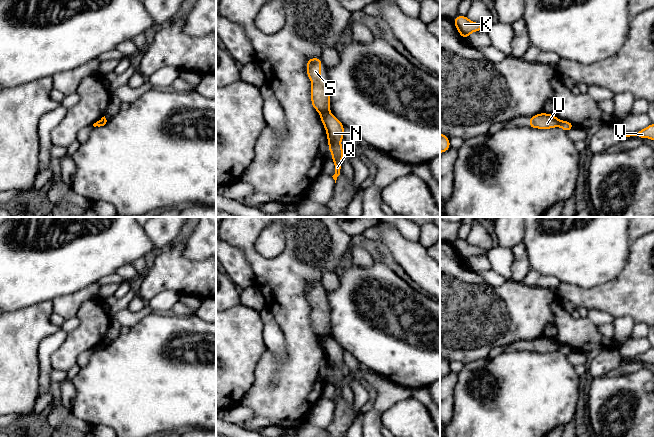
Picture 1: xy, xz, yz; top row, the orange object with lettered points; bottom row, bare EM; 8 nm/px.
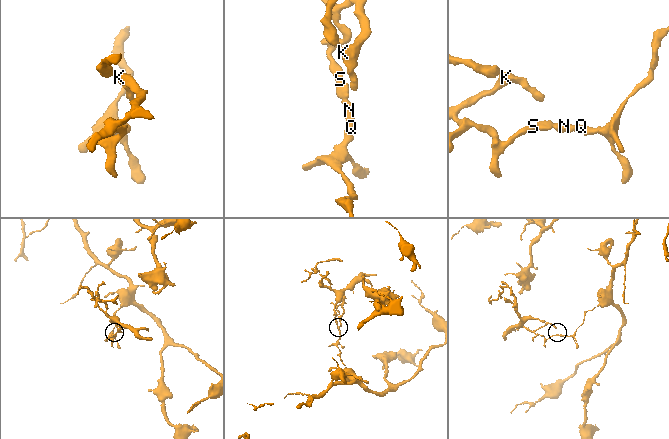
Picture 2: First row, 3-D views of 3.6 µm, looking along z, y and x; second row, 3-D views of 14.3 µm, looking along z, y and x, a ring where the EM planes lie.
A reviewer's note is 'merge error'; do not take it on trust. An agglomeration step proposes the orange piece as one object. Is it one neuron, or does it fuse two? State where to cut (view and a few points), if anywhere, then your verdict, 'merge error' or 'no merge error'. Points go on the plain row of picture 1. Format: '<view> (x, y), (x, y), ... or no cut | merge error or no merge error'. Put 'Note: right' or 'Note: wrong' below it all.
xz (328, 335), (320, 337) | merge error
Note: right

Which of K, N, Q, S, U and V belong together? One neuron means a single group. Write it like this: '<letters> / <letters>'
K S U / N Q V

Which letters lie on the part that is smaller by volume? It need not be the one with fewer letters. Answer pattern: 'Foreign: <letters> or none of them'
Foreign: K, S, U

